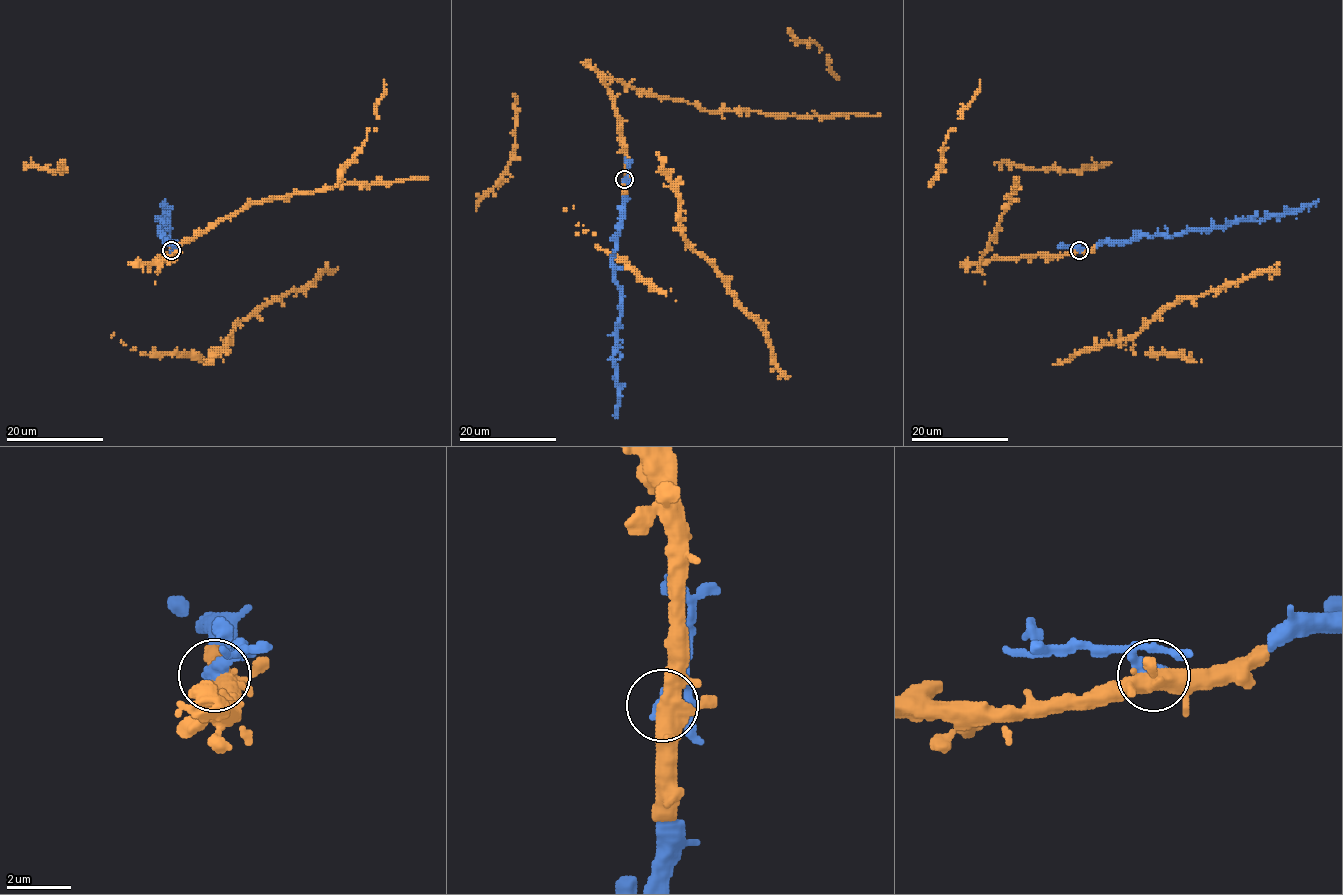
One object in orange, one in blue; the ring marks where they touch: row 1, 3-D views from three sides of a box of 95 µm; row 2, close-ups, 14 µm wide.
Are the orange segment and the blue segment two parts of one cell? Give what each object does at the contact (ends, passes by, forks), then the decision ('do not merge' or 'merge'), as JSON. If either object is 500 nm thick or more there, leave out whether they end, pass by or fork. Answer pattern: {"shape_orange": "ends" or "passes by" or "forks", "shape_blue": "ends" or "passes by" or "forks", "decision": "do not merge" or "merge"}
{"shape_orange": "forks", "shape_blue": "ends", "decision": "merge"}

